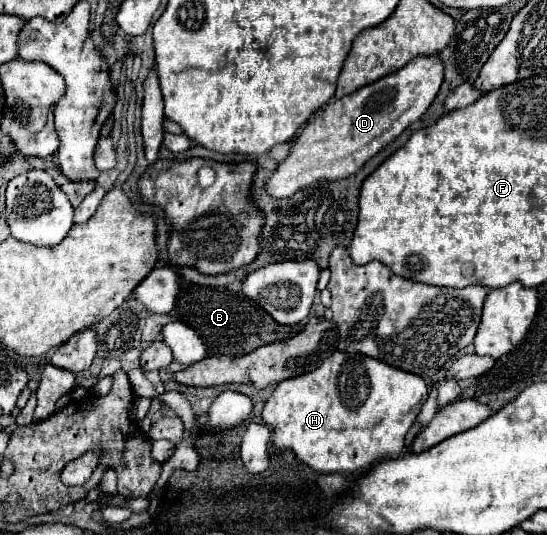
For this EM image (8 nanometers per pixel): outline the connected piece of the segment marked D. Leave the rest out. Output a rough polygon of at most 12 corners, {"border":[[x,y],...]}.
{"border":[[418,56],[312,116],[268,180],[290,198],[356,174],[434,102]]}

